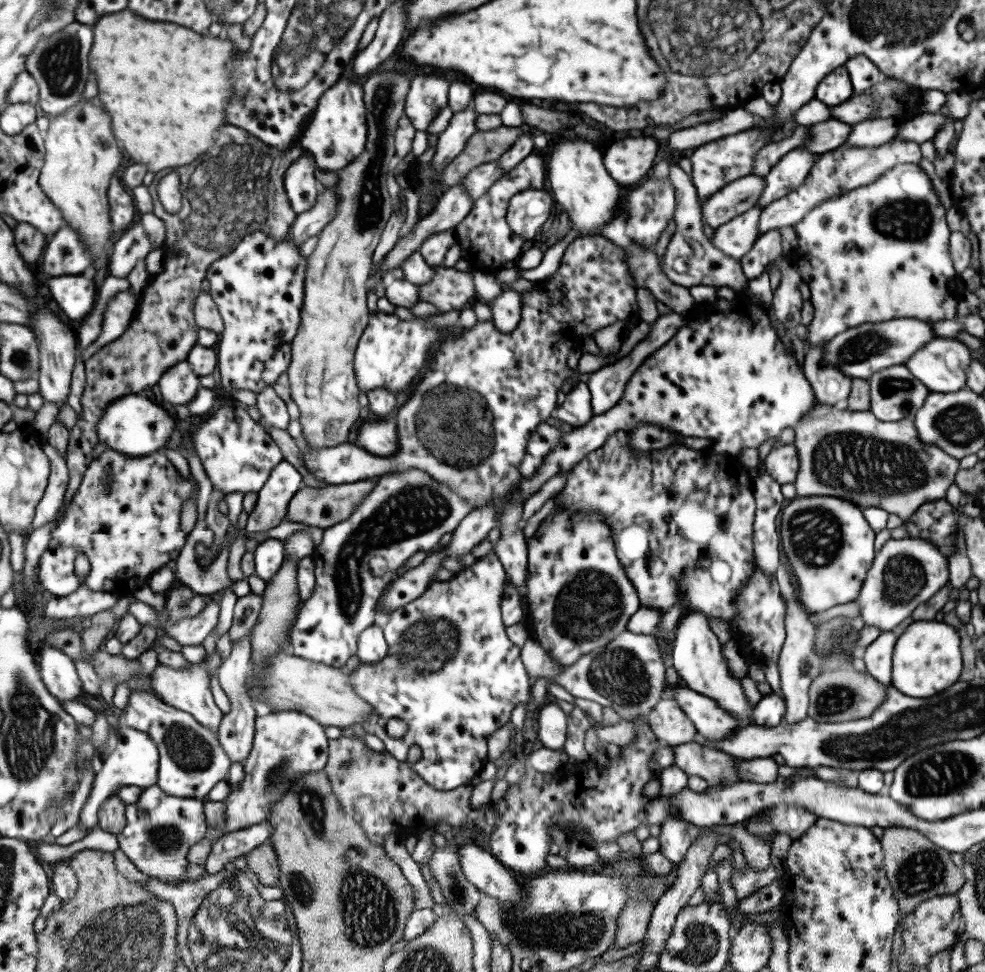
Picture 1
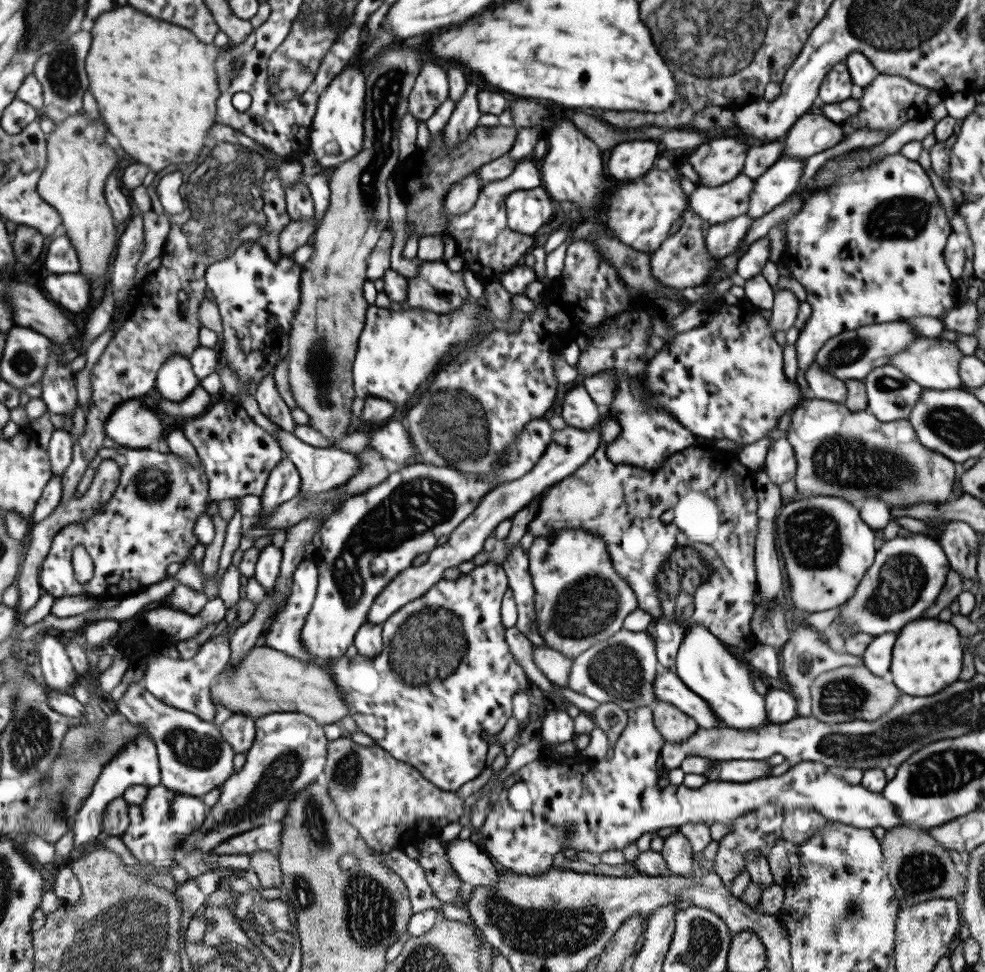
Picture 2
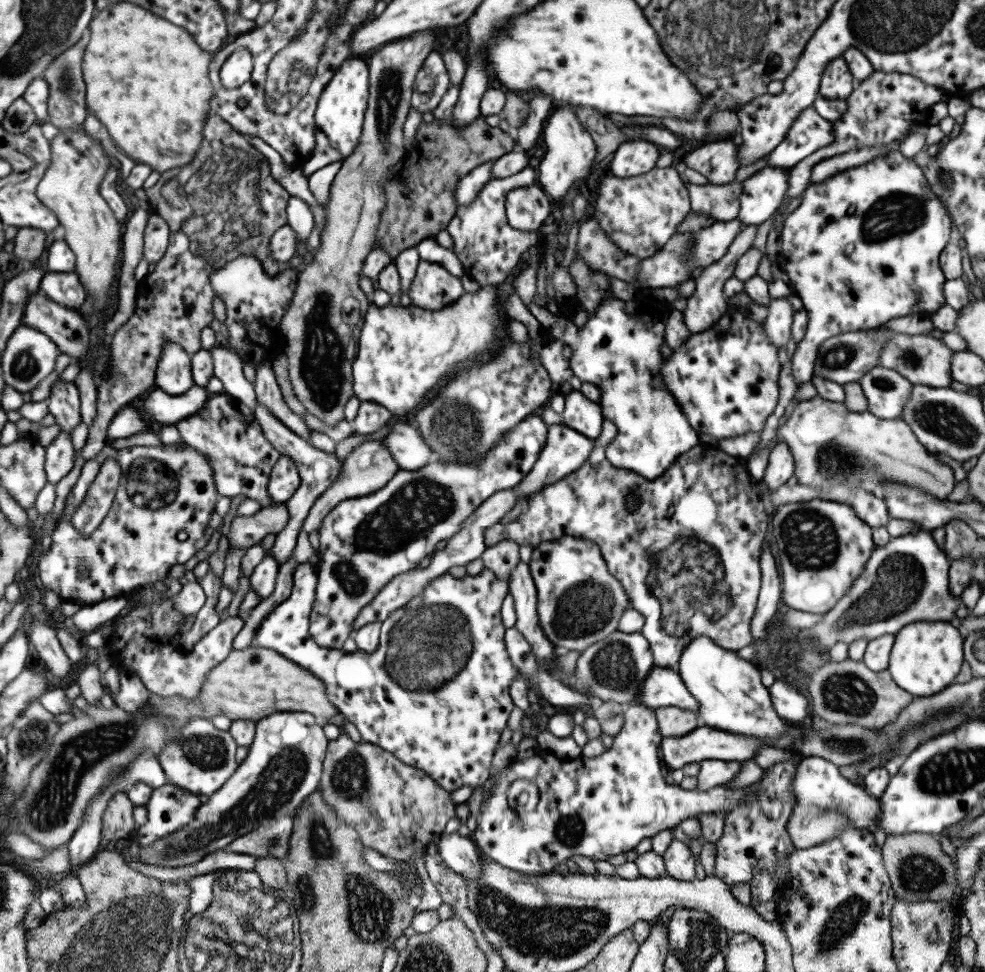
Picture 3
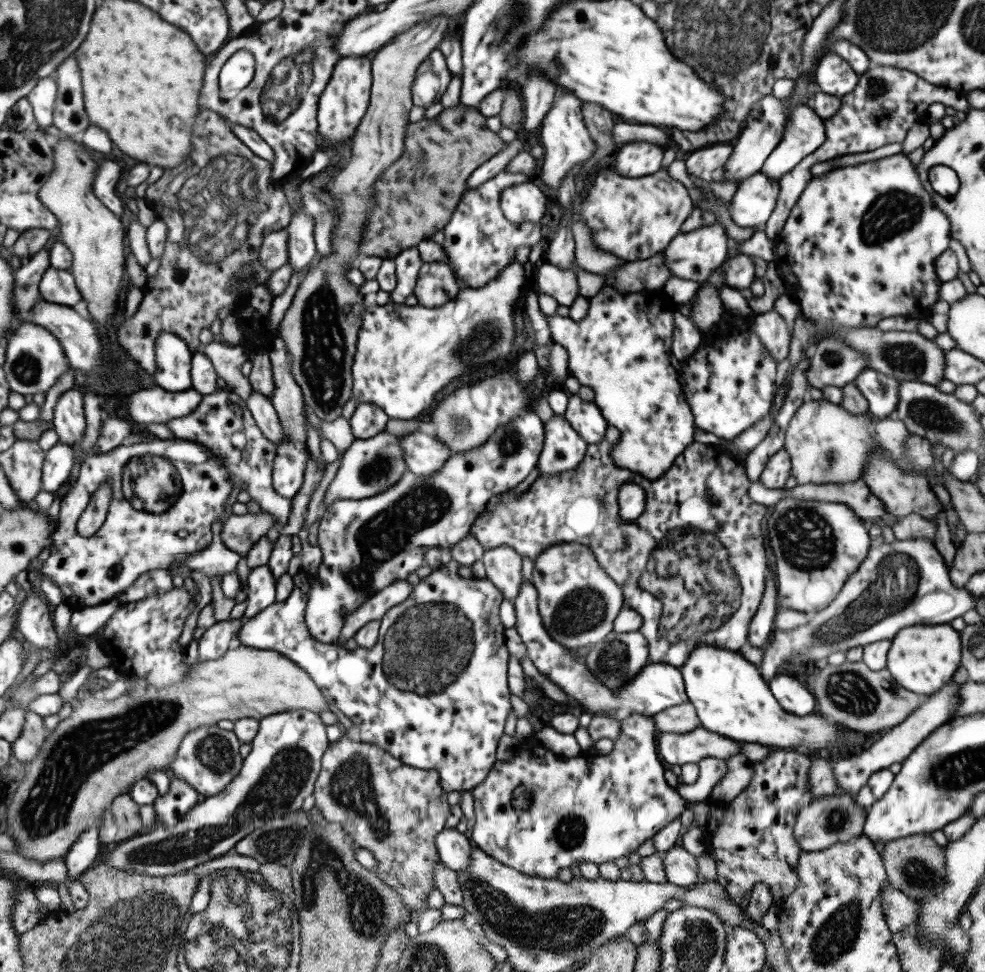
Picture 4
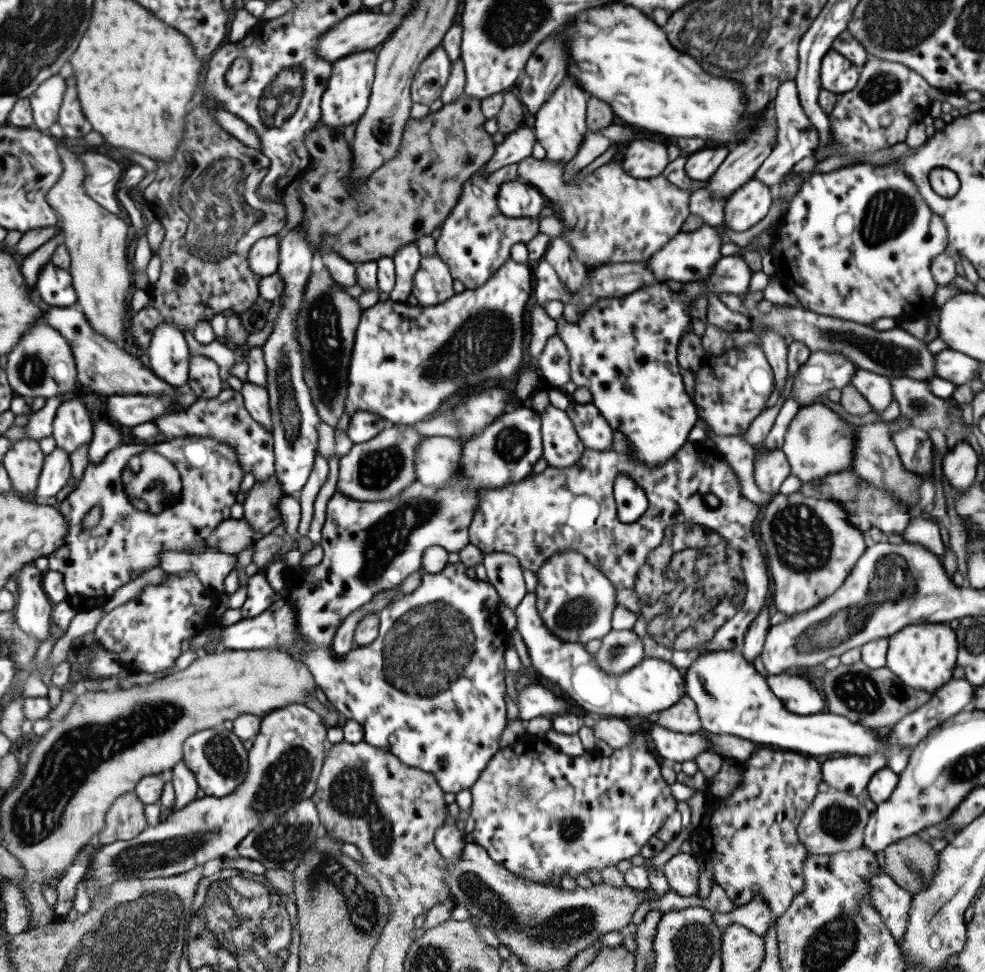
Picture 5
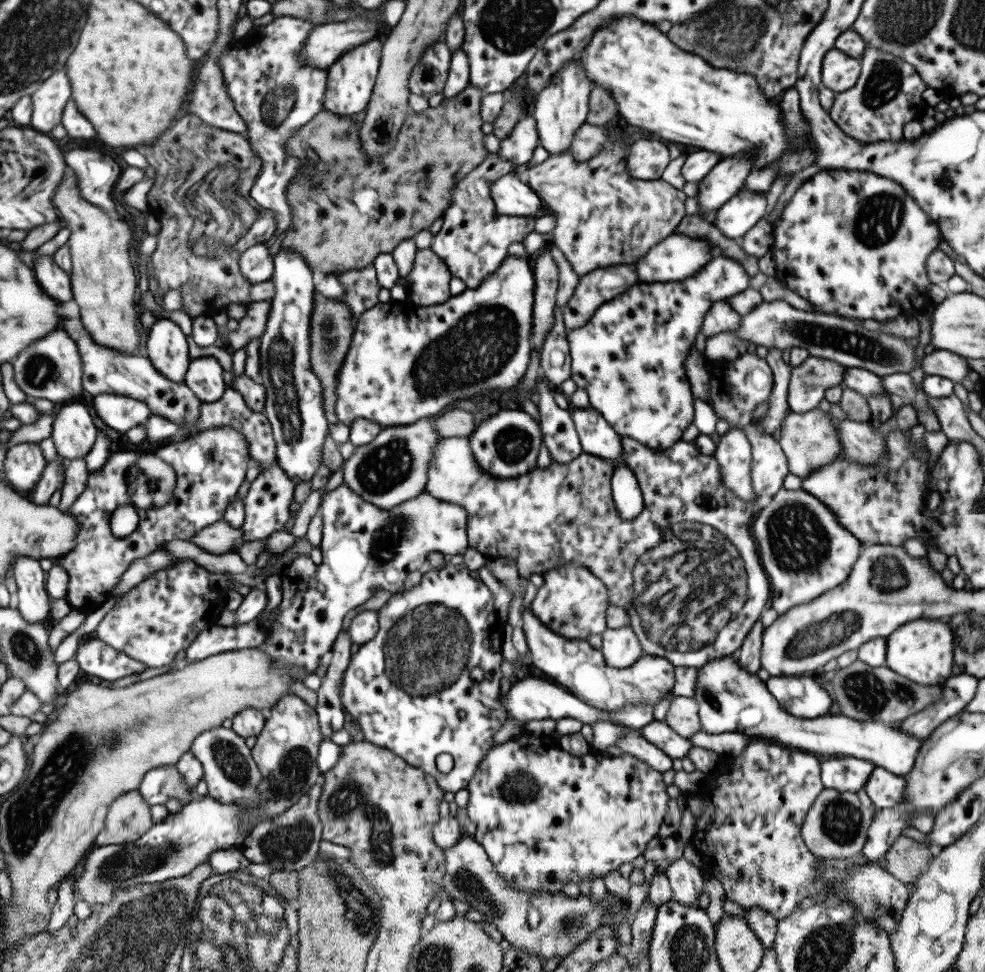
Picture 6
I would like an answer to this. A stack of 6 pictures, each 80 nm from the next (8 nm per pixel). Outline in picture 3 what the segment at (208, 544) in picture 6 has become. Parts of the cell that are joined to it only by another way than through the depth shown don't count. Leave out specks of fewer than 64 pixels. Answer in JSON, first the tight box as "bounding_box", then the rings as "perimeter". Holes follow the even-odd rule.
{"bounding_box":[227,503,289,550],"perimeter":[[[284,503],[260,507],[251,516],[233,517],[227,534],[228,544],[232,548],[247,550],[251,546],[260,544],[267,534],[278,533],[286,527],[289,513]]]}

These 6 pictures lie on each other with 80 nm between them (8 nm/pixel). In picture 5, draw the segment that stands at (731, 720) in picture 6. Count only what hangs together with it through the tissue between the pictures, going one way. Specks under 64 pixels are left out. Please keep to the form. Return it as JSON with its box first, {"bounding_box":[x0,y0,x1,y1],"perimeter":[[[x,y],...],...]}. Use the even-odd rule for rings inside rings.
{"bounding_box":[684,649,911,776],"perimeter":[[[737,649],[707,652],[695,658],[684,673],[684,694],[695,704],[704,732],[730,734],[757,746],[774,746],[809,756],[865,756],[881,751],[886,756],[885,767],[897,776],[907,764],[911,748],[888,748],[884,742],[886,730],[865,728],[832,713],[797,715],[787,712],[767,687],[765,677],[760,676],[752,664],[747,664]]]}

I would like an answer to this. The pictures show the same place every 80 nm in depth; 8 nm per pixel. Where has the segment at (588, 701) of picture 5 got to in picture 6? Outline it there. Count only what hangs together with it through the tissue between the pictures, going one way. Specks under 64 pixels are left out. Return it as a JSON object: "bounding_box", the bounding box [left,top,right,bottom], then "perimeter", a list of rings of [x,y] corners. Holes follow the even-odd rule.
{"bounding_box":[520,606,674,711],"perimeter":[[[530,606],[520,612],[522,624],[522,632],[525,636],[529,656],[533,662],[533,667],[539,669],[543,673],[543,677],[548,678],[557,685],[563,686],[575,698],[583,702],[583,705],[599,709],[601,711],[617,711],[623,705],[645,705],[657,704],[663,696],[667,696],[671,692],[674,683],[674,667],[663,658],[646,655],[640,657],[634,664],[623,669],[607,667],[603,661],[603,655],[599,650],[595,650],[589,646],[586,641],[571,639],[567,640],[559,637],[552,630],[549,630],[539,619],[532,613]]]}

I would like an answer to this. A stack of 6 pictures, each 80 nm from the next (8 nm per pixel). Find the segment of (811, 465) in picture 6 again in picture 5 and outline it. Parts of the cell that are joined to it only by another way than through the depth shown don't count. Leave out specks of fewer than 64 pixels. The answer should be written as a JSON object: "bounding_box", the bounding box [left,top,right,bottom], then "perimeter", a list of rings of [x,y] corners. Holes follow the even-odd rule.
{"bounding_box":[780,402,856,483],"perimeter":[[[821,402],[799,407],[783,438],[780,451],[783,452],[790,466],[790,474],[802,483],[812,482],[833,472],[852,468],[854,453],[853,437],[856,426],[841,419],[837,413]]]}

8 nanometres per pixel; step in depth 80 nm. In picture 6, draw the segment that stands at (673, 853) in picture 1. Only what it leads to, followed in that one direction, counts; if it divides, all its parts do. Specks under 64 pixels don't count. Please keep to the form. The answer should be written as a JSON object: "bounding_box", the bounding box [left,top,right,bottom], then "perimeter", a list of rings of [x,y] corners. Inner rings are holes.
{"bounding_box":[663,856,703,905],"perimeter":[[[681,856],[671,861],[663,873],[670,884],[672,899],[675,902],[684,905],[695,904],[703,890],[703,878],[698,868]]]}

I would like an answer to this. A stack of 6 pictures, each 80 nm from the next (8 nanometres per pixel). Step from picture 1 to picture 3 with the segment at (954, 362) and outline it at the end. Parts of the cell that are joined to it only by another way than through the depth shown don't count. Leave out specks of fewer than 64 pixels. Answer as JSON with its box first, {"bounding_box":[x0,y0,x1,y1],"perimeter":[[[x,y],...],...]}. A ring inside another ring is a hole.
{"bounding_box":[877,332,954,388],"perimeter":[[[892,332],[880,350],[877,365],[895,369],[895,372],[898,372],[911,384],[927,385],[931,388],[947,388],[953,381],[950,373],[953,353],[954,351],[941,343],[941,340],[931,337],[931,335],[907,335]]]}

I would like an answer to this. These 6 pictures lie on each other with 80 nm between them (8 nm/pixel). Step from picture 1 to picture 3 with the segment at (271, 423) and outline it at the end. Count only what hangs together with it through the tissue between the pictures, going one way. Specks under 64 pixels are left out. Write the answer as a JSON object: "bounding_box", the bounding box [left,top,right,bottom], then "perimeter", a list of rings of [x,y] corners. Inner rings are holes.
{"bounding_box":[253,362,311,445],"perimeter":[[[260,362],[255,366],[255,380],[253,383],[254,395],[256,402],[262,404],[270,413],[281,421],[283,426],[286,426],[291,432],[294,432],[311,445],[310,435],[311,430],[301,420],[301,417],[294,414],[283,402],[279,387],[275,383],[275,377],[271,370],[271,363]]]}

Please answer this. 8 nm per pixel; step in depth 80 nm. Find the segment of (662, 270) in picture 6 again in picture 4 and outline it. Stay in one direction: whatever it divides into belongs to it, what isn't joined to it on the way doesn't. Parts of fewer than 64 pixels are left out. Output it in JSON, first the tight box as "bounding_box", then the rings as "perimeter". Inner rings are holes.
{"bounding_box":[664,223,730,282],"perimeter":[[[718,223],[702,226],[684,234],[678,233],[664,248],[664,265],[675,278],[703,282],[707,275],[727,259],[727,247],[730,240],[725,234],[725,228]]]}

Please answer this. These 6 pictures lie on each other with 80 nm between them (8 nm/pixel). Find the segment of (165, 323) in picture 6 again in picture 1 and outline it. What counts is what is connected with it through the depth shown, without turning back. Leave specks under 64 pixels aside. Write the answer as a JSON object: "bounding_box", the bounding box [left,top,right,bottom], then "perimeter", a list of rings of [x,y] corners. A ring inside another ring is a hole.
{"bounding_box":[156,361,199,404],"perimeter":[[[179,361],[162,372],[156,382],[163,404],[187,404],[197,392],[199,377],[190,369],[189,363]]]}

